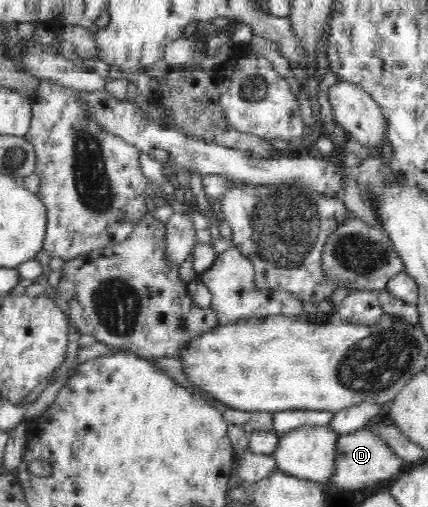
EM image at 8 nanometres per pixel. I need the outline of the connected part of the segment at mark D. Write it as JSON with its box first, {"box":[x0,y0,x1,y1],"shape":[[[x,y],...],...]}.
{"box":[326,428,407,490],"shape":[[[364,428],[364,431],[356,430],[348,434],[339,434],[335,452],[335,473],[330,481],[326,481],[327,486],[333,490],[356,490],[377,481],[391,482],[402,475],[402,469],[407,465],[407,462],[387,445],[380,434],[369,428]]]}

